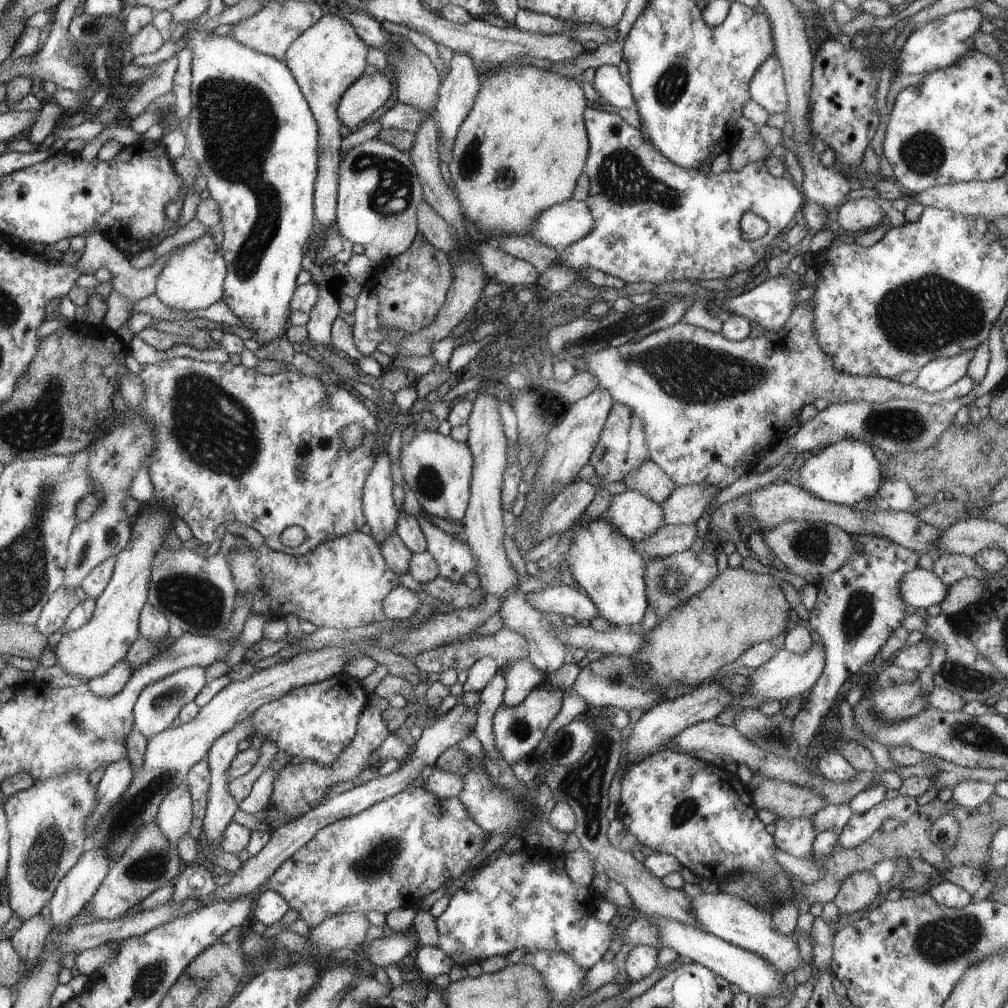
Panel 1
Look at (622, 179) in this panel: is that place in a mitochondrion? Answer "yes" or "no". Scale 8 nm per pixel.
yes

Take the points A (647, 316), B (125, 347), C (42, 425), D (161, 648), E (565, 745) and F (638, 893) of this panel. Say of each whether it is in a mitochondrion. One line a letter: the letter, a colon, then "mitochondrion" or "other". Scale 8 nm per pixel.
A: mitochondrion
B: other
C: mitochondrion
D: other
E: mitochondrion
F: other

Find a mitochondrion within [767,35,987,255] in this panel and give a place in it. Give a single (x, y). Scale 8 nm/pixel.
(924, 153)

